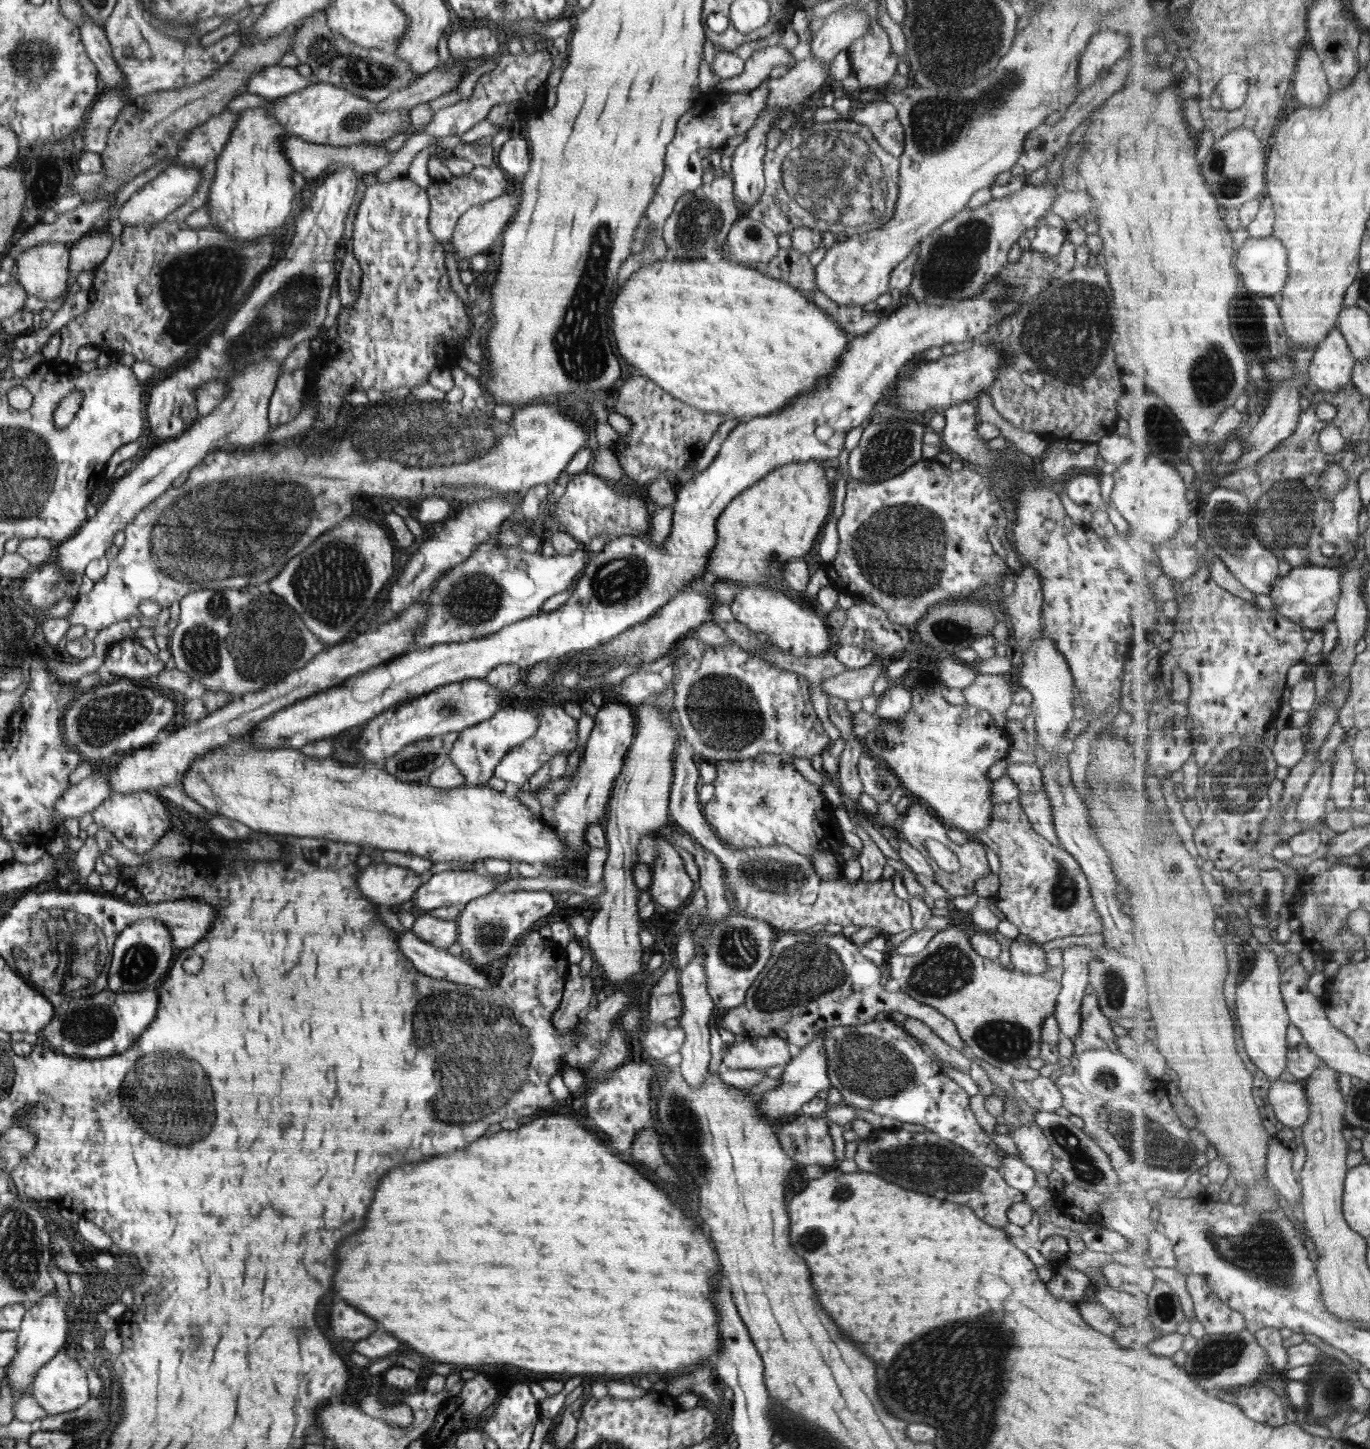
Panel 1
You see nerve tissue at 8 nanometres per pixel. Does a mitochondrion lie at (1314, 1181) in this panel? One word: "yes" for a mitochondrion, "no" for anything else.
no

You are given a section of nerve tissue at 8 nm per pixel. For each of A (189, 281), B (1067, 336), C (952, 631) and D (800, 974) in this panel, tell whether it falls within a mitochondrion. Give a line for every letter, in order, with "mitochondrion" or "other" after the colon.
A: mitochondrion
B: mitochondrion
C: mitochondrion
D: mitochondrion

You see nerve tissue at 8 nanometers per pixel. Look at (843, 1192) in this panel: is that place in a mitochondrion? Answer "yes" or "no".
yes

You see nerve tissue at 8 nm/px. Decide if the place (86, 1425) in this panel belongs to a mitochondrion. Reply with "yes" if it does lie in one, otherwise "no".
yes

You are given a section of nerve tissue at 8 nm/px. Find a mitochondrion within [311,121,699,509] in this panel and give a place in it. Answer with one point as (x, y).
(438, 440)

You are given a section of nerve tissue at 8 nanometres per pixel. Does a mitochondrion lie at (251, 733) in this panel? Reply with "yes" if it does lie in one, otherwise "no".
no

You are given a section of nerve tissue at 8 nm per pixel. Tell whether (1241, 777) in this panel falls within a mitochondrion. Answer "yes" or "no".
yes

